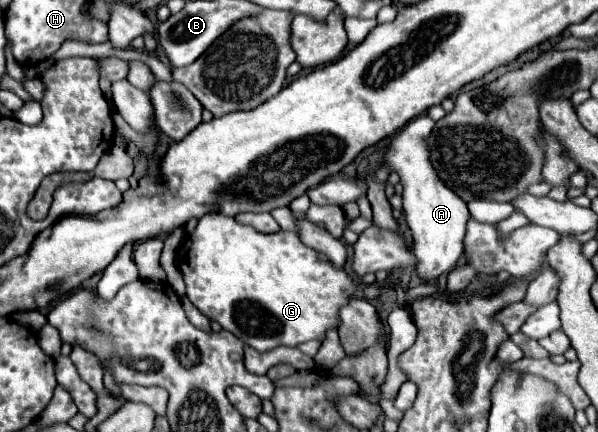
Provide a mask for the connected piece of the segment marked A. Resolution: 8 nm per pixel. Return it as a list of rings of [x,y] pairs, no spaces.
[[[422,114],[422,116],[416,116],[414,120],[410,120],[406,126],[404,126],[404,130],[402,130],[402,136],[394,136],[394,140],[392,140],[392,144],[390,144],[390,152],[386,154],[386,164],[382,166],[382,170],[386,172],[386,174],[390,174],[390,172],[398,172],[400,174],[400,182],[404,184],[404,214],[406,214],[406,222],[408,222],[408,226],[410,226],[410,232],[412,232],[412,238],[414,238],[414,256],[416,256],[416,274],[424,280],[424,282],[430,282],[430,280],[438,280],[440,276],[444,276],[444,274],[448,274],[448,272],[452,272],[454,268],[456,268],[456,264],[458,264],[458,260],[460,260],[460,256],[464,254],[464,236],[466,236],[466,222],[468,222],[468,218],[470,218],[470,212],[468,212],[468,208],[466,208],[466,202],[464,200],[460,200],[460,196],[456,196],[450,188],[446,188],[440,180],[438,180],[438,176],[436,176],[436,172],[434,172],[434,168],[432,168],[432,164],[430,164],[430,160],[428,160],[428,150],[426,150],[426,146],[424,146],[424,138],[432,132],[432,128],[434,128],[434,120],[430,118],[430,116],[426,116],[426,114]]]

